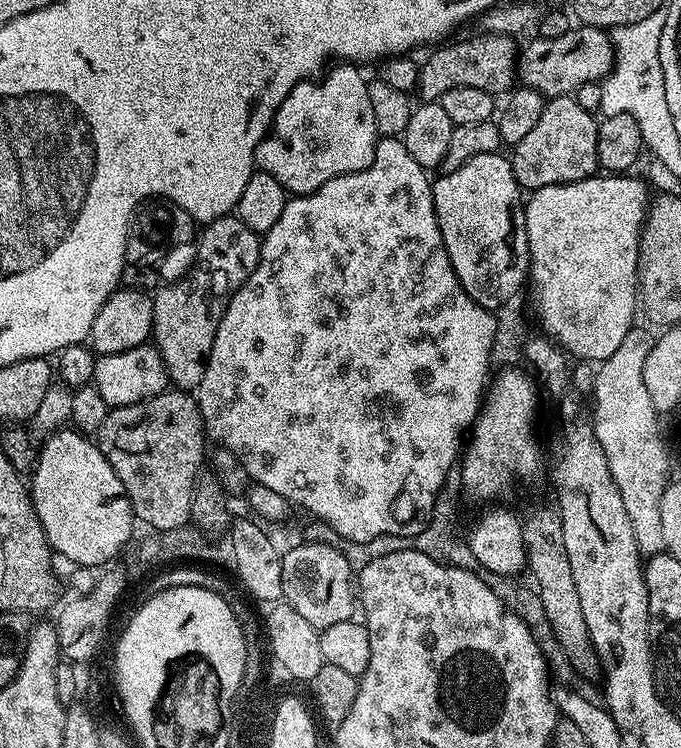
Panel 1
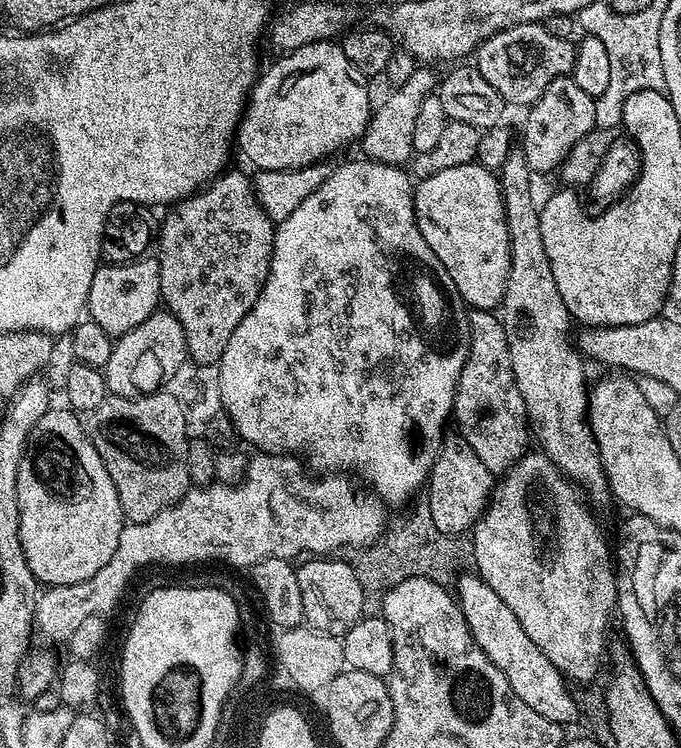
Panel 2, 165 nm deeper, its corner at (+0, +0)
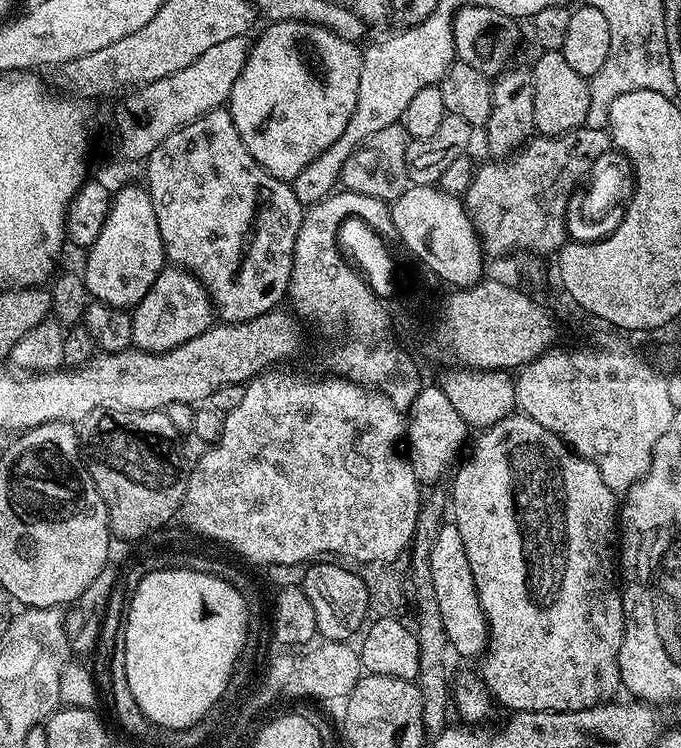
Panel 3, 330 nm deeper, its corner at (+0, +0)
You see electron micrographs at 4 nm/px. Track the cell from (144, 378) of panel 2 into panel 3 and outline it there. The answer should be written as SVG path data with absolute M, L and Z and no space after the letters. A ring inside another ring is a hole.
M165 266L132 312L132 342L142 352L169 352L213 327L212 299L203 284L179 266Z

